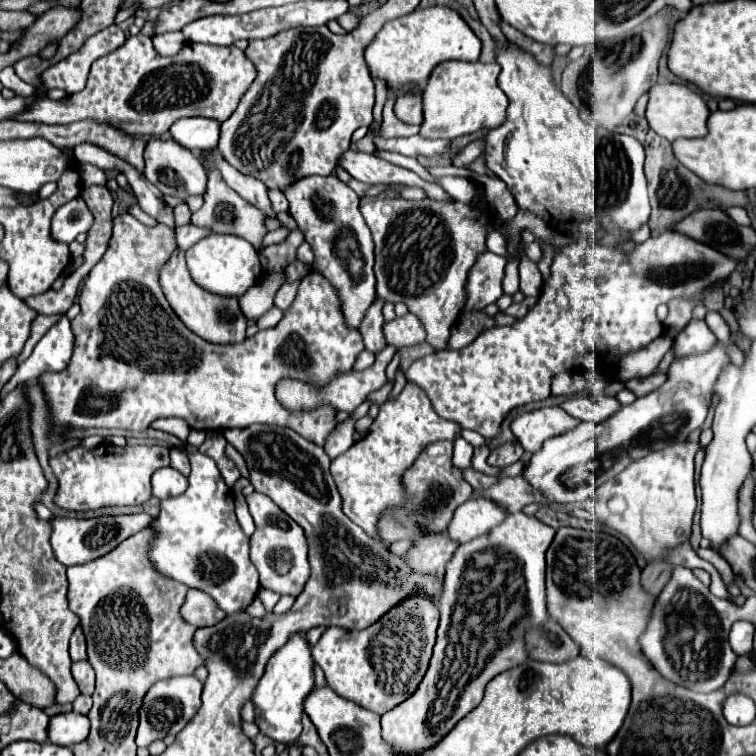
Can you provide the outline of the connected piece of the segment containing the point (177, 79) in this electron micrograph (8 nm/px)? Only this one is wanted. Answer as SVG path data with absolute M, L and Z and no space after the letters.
M137 34L127 38L127 42L117 48L117 52L111 52L109 56L103 56L93 64L93 72L89 74L89 84L85 90L63 98L61 102L53 102L49 98L41 100L33 112L25 112L25 116L17 116L19 120L29 122L43 122L43 124L71 124L79 120L93 120L97 124L109 124L117 130L123 130L129 136L141 136L141 138L167 138L169 128L179 120L187 116L205 116L223 122L239 104L241 96L249 88L249 84L255 80L255 66L245 58L243 50L237 46L213 46L213 44L199 44L199 42L187 42L179 54L175 56L159 56L151 44L151 38Z

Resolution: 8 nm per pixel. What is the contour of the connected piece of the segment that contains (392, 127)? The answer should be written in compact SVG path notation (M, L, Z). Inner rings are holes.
M387 98L387 104L383 108L383 124L381 124L381 136L383 138L405 138L405 136L413 136L419 134L419 126L411 126L405 124L403 120L399 120L393 112L393 104L395 98Z

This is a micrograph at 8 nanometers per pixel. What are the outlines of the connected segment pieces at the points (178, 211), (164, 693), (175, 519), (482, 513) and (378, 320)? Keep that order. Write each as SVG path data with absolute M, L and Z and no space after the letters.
M183 202L183 204L179 204L179 206L175 206L173 208L173 214L175 214L175 226L179 228L179 226L185 226L185 224L189 224L189 218L191 218L191 212L189 212L189 206Z
M181 676L181 678L169 678L163 682L153 684L151 692L147 692L141 712L139 712L139 730L137 730L137 746L149 746L153 740L165 738L167 734L177 734L191 716L201 706L201 690L203 684L195 676Z
M199 452L189 454L189 460L191 474L189 474L187 492L183 492L181 496L163 500L161 512L151 524L159 532L153 540L151 560L161 574L183 582L189 588L199 588L203 592L209 592L209 596L213 596L213 600L217 600L217 604L227 614L245 612L247 606L255 600L257 590L259 590L259 576L249 560L249 538L241 532L241 526L235 516L233 496L229 494L229 486L225 484L217 464L213 460L205 460L205 456Z
M483 496L469 498L467 502L455 508L453 520L449 524L449 534L461 544L469 542L499 526L507 514L509 512L493 500L485 502Z
M375 298L373 300L375 304L369 306L369 310L365 312L365 318L361 320L363 324L359 326L359 332L363 334L363 342L365 342L365 348L369 352L377 352L381 350L381 346L385 346L385 338L383 338L383 314L381 314L381 308L383 308L383 298Z

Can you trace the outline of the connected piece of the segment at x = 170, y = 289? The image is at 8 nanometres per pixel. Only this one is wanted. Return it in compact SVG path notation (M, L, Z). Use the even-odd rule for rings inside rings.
M183 250L175 252L173 258L169 260L169 264L161 267L161 286L163 286L163 292L165 292L171 308L181 318L181 322L191 332L201 336L203 340L213 342L213 344L239 344L247 338L247 334L245 334L247 320L245 320L245 316L241 316L237 298L221 298L221 296L209 294L207 290L197 286L187 272Z

